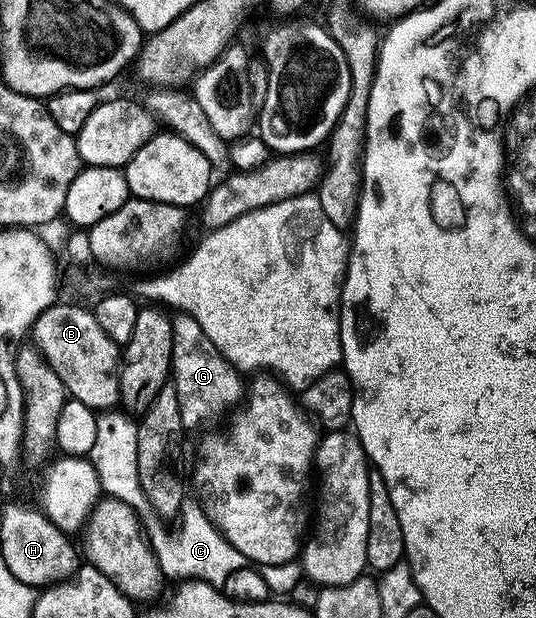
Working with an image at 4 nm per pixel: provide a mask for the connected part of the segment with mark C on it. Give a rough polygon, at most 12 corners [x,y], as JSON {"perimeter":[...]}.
{"perimeter":[[97,413],[87,459],[144,519],[166,578],[224,586],[244,555],[197,503],[165,533],[139,483],[137,421]]}

